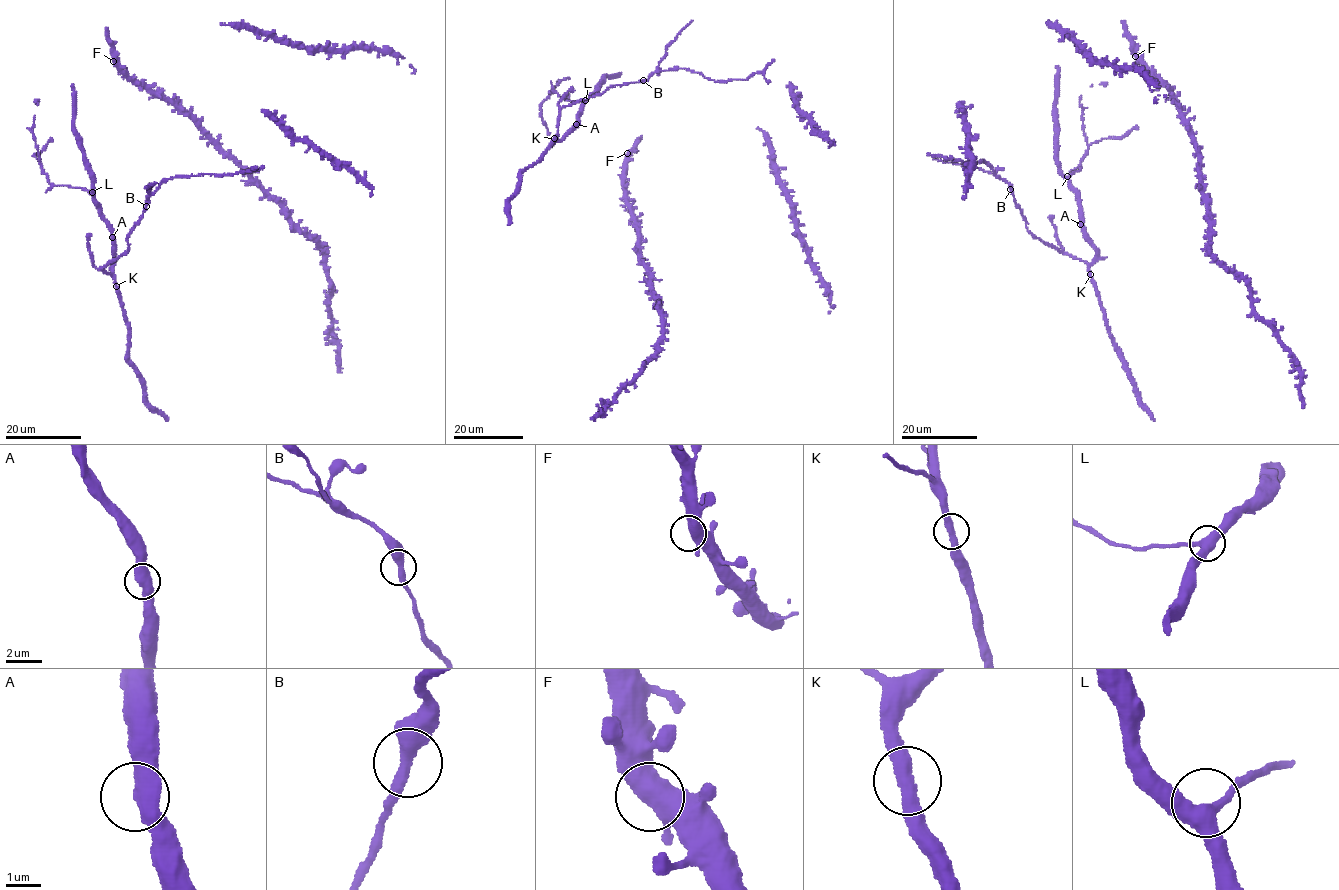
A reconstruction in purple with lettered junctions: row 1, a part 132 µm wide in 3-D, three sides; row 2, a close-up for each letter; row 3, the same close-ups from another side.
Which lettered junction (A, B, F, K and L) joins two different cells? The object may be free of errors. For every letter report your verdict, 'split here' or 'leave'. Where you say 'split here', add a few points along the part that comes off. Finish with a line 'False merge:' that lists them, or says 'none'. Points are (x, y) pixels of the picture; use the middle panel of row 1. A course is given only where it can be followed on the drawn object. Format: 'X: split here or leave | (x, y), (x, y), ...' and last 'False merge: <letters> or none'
A: leave
B: leave
F: leave
K: leave
L: leave
False merge: none

